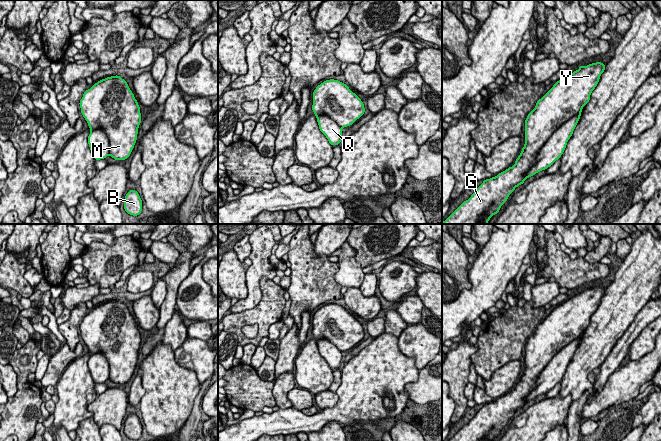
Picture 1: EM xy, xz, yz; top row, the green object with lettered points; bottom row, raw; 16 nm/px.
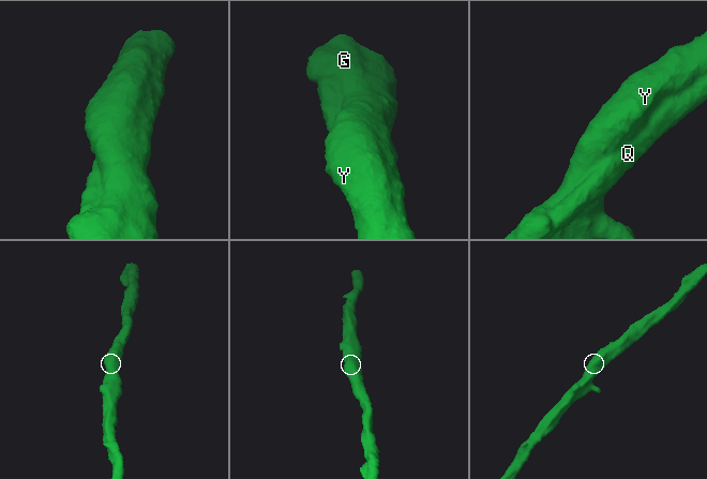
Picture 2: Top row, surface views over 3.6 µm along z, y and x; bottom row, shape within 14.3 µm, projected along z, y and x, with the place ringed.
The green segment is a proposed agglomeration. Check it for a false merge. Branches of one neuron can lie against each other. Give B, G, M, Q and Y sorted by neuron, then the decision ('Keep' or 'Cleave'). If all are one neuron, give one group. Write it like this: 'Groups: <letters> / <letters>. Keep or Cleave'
Groups: B G M Q Y. Keep

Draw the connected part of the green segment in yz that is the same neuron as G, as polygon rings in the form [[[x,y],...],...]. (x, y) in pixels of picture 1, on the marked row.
[[[601,62],[587,66],[580,65],[577,71],[557,81],[537,101],[535,109],[527,115],[525,145],[516,158],[515,165],[497,174],[496,177],[484,180],[471,197],[464,201],[442,224],[487,224],[490,218],[500,211],[500,207],[517,186],[560,159],[580,119],[583,107],[589,102],[591,92],[597,86],[605,70],[605,65]]]

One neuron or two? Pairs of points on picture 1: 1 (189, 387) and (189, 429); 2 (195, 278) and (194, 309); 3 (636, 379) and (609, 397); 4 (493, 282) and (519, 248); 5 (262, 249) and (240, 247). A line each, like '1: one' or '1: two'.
1: two
2: one
3: one
4: one
5: two

